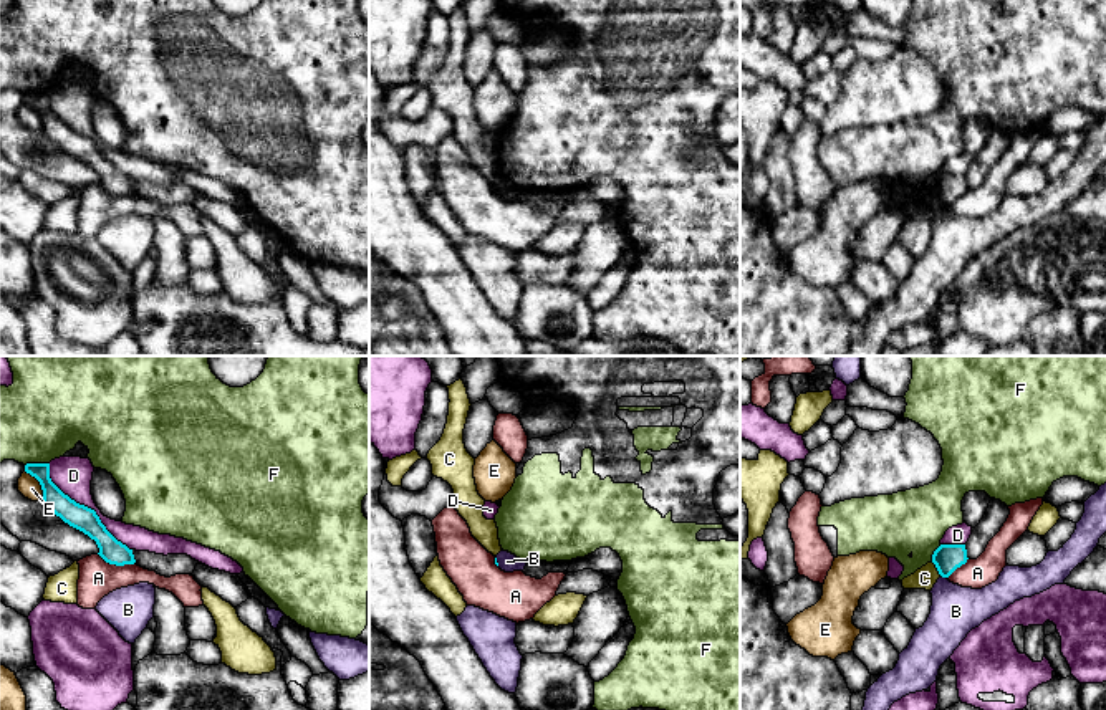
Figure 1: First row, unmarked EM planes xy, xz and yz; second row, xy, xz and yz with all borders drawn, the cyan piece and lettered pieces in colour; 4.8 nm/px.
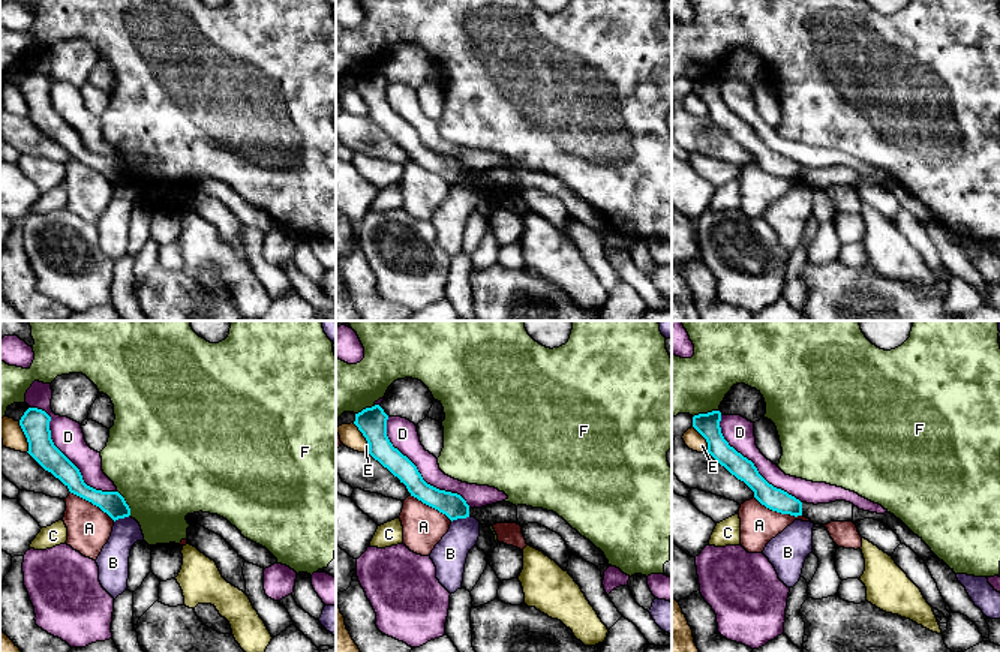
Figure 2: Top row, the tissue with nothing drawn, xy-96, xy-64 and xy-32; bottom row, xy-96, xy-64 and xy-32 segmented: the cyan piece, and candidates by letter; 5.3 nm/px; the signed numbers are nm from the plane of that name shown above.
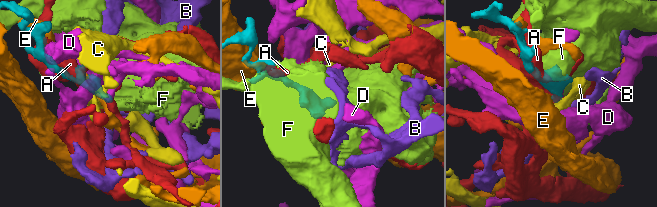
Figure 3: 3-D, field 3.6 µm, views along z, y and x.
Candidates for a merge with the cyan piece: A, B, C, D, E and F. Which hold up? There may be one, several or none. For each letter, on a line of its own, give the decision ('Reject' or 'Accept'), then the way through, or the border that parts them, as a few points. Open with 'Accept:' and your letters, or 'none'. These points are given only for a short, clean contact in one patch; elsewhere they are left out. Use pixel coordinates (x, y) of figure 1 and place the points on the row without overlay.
Accept: none
A: Reject
B: Reject. Boundary: yz (941, 204), (946, 207)
C: Reject
D: Reject
E: Reject
F: Reject

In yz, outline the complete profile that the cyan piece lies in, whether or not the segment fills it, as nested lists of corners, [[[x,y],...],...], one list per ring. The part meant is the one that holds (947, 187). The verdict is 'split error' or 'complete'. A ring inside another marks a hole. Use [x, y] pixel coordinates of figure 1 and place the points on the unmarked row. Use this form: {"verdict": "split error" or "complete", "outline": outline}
{"verdict": "complete", "outline": [[[940,174],[932,184],[932,192],[942,207],[949,207],[967,189],[965,174]]]}

